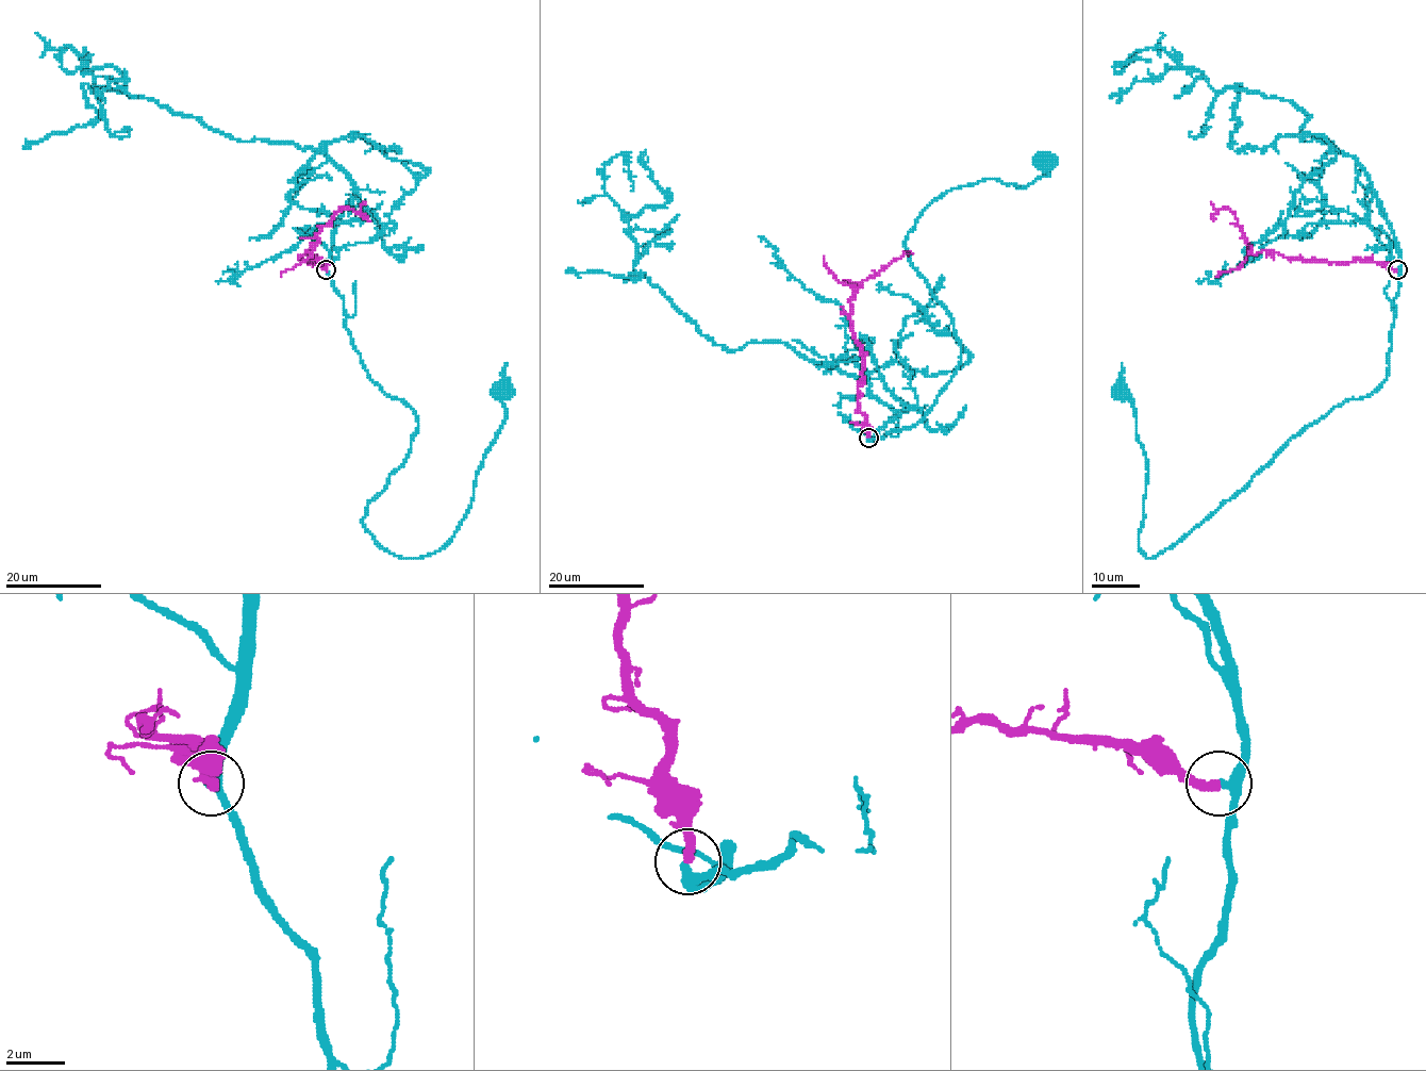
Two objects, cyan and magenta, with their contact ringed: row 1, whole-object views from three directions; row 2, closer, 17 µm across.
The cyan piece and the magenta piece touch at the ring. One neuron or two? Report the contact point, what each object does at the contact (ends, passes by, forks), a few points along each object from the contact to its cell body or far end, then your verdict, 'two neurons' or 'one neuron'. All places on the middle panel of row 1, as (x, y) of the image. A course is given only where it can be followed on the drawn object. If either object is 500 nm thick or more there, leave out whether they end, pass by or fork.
place (868, 438); cyan passes by; magenta ends; course cyan (868, 439), (923, 418), (960, 361), (907, 234), (943, 195), (994, 179), (1024, 187), (1048, 176), (1044, 160); course magenta (868, 437), (858, 402), (863, 349), (850, 326), (849, 299), (864, 280), (904, 253), (912, 253); one neuron

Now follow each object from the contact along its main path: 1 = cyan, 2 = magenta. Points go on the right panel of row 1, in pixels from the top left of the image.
1: (1398, 269), (1389, 376), (1300, 431), (1155, 558), (1139, 539), (1147, 462), (1133, 398), (1120, 391)
2: (1396, 269), (1354, 259), (1303, 261), (1267, 250), (1256, 253), (1227, 207), (1213, 221)

